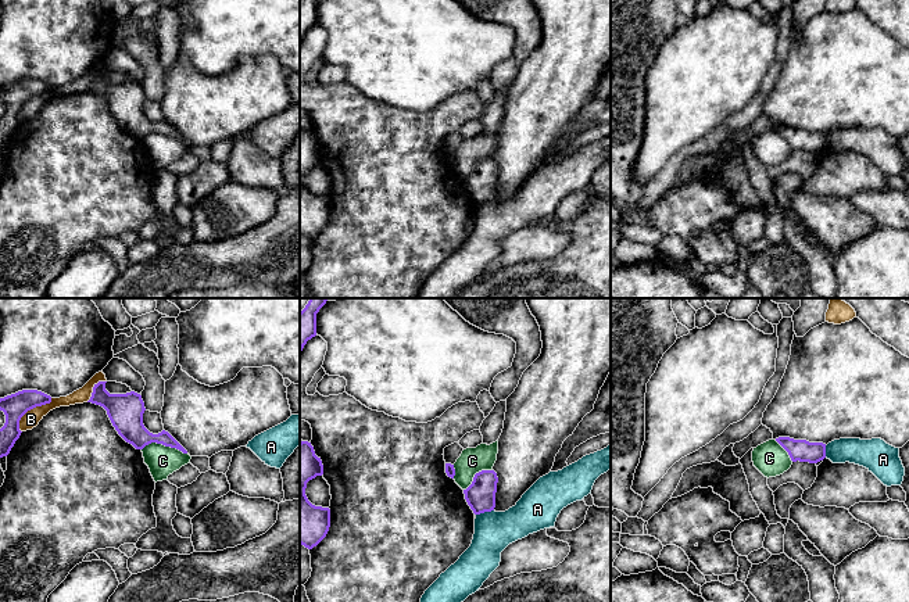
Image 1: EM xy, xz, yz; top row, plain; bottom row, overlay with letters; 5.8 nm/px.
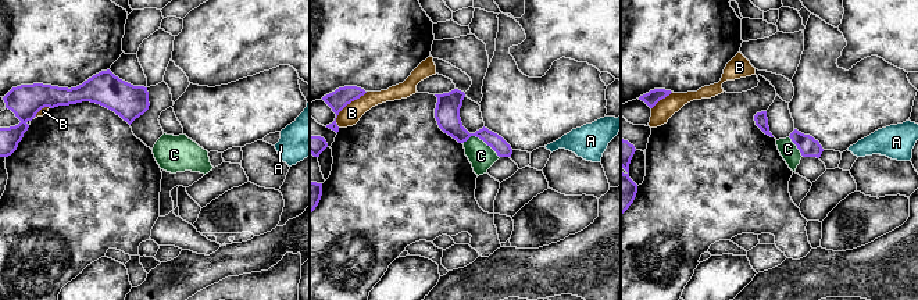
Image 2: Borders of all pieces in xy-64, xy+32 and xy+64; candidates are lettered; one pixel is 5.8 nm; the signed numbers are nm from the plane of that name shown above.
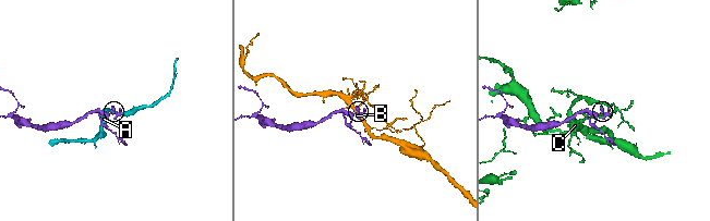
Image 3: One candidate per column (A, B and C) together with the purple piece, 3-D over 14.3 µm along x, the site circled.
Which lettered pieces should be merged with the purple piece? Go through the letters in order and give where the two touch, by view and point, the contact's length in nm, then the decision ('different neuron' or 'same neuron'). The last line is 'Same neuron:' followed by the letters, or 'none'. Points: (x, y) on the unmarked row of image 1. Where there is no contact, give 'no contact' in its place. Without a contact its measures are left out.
A: xz (485, 200) | 110 nm | different neuron
B: xy (31, 97) | 260 nm | different neuron
C: xy (164, 133) | 260 nm | different neuron
Same neuron: none

